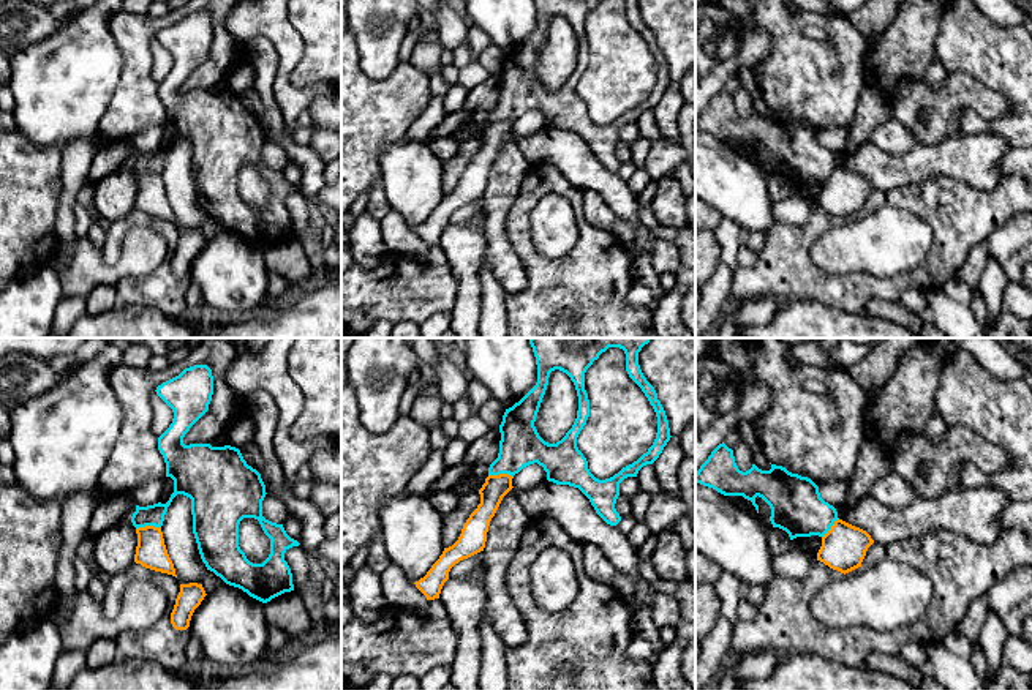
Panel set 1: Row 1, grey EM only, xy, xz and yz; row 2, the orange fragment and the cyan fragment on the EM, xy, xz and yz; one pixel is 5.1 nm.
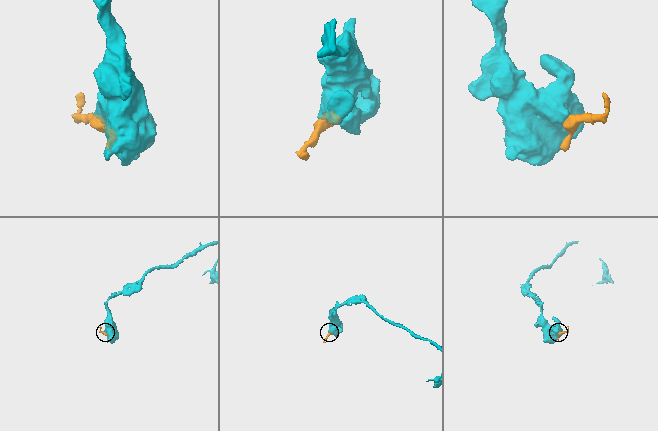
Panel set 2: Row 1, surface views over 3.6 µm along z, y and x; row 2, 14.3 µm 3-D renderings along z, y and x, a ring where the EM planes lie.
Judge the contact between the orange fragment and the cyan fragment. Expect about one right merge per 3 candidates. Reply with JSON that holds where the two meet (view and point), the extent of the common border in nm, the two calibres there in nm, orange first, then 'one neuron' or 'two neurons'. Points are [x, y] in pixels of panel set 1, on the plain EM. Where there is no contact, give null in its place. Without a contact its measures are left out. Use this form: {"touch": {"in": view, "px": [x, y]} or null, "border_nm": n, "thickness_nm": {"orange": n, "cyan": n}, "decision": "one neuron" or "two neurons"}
{"touch": {"in": "xy", "px": [147, 172]}, "border_nm": 130, "thickness_nm": {"orange": 160, "cyan": 110}, "decision": "two neurons"}

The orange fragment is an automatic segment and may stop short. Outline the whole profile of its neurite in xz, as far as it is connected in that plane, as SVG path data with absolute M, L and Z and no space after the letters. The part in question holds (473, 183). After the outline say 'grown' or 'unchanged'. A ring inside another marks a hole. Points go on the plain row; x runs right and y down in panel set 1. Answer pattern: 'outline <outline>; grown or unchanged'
outline M509 120L488 122L485 125L479 136L480 150L463 171L458 186L452 193L444 194L427 221L414 229L427 246L439 245L441 235L455 210L484 197L490 167L503 144L514 134L512 125Z; unchanged

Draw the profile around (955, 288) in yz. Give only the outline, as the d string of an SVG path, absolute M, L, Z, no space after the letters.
M951 276L942 287L947 297L950 297L955 302L969 305L972 298L972 289L970 286L959 276Z

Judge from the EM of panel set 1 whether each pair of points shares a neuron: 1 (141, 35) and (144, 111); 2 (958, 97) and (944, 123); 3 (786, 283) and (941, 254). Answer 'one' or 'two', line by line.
1: one
2: one
3: one

